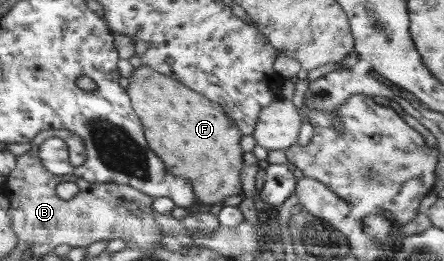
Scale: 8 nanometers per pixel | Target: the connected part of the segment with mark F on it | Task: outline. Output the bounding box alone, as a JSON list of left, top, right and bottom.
[128,64,244,206]

